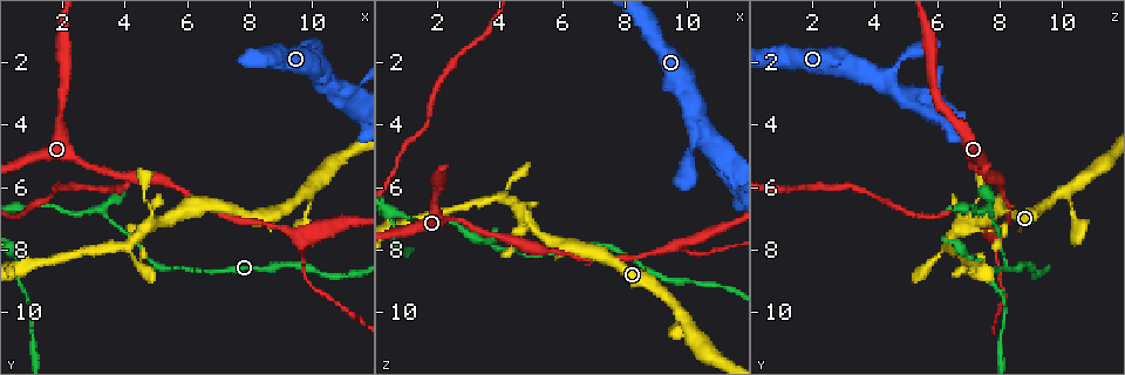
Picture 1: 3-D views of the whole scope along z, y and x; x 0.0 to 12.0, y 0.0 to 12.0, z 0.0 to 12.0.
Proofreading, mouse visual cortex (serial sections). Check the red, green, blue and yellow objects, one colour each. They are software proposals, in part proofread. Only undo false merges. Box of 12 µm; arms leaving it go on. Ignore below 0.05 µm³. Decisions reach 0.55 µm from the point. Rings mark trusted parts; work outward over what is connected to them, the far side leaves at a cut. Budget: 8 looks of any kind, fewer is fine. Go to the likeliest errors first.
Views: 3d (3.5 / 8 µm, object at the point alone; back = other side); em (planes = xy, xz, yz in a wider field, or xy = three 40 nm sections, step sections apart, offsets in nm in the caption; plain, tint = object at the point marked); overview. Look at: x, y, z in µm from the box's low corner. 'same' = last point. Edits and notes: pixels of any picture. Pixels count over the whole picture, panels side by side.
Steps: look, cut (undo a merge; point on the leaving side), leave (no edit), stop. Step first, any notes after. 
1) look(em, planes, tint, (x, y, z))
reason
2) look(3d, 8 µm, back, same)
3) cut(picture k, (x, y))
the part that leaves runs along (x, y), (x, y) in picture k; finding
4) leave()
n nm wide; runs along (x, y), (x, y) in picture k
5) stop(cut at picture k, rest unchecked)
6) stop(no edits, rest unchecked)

look(3d, 3.5 µm, (9.7, 8.3, 7.9))
calibre changes

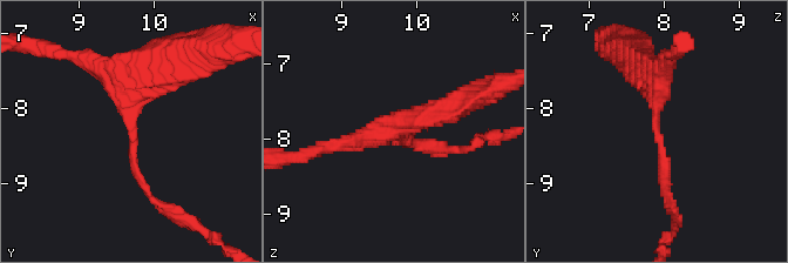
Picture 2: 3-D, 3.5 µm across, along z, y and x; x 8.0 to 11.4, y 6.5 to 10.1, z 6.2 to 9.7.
look(em, planes, tint, (9.70, 8.30, 7.90))

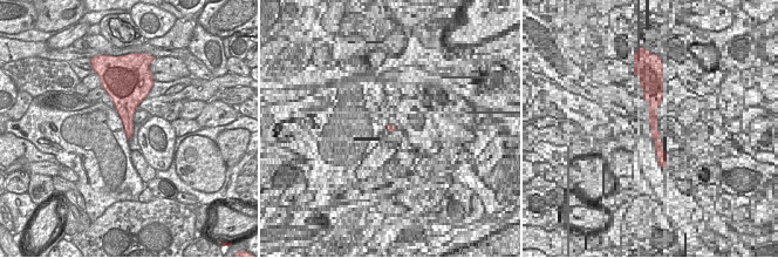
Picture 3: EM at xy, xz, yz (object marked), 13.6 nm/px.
leave()
runs along (100, 65), (133, 94), (133, 169), (157, 202) in picture 2; all the same cell

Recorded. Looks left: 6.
look(3d, 3.5 µm, back, (3.3, 6.8, 7.7))
branch point

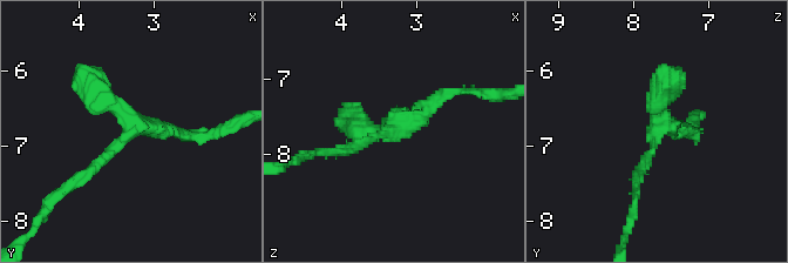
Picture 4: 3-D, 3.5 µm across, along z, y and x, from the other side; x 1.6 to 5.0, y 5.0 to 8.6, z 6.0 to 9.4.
look(em, xy, step 5, tint, (3.20, 6.70, 7.70))
3 arms; arms of 150, 150, 350 nm; need the tissue

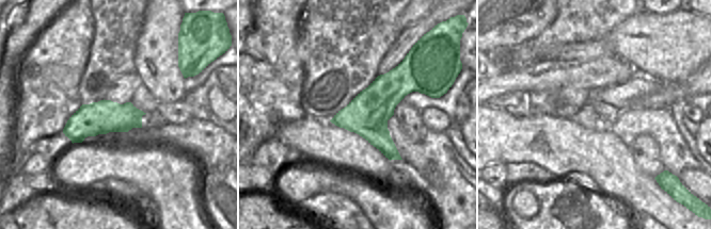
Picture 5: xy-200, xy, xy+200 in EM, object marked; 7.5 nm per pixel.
leave()
runs along (340, 149), (467, 92) in picture 4; all the same cell

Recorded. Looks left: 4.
look(3d, 8 µm, back, (4.9, 7.3, 7.1))
three-way junction

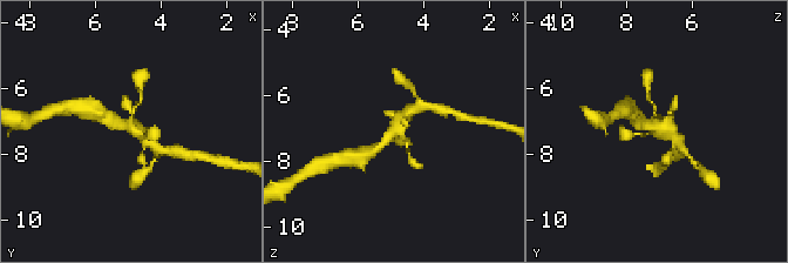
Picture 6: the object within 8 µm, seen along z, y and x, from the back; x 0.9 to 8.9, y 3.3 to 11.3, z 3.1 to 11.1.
look(em, xy, step 3, tint, (4.8, 7.3, 7.1))
now the EM

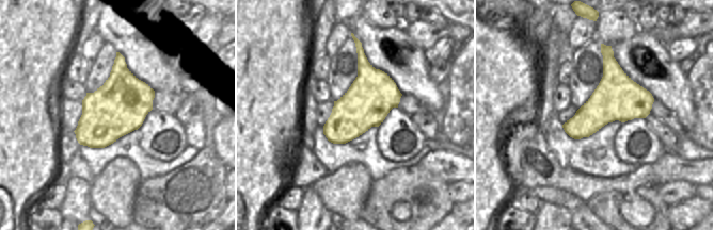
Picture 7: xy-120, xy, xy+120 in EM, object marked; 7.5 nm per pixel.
leave()
one cell here

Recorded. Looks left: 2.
stop(no edits, rest unchecked)

